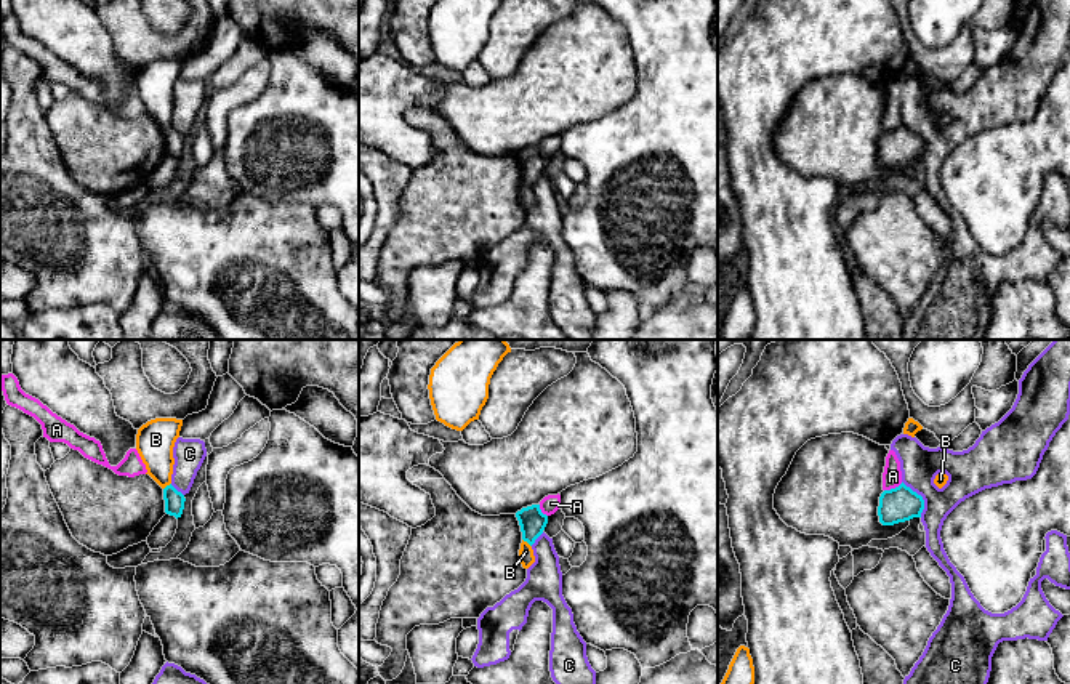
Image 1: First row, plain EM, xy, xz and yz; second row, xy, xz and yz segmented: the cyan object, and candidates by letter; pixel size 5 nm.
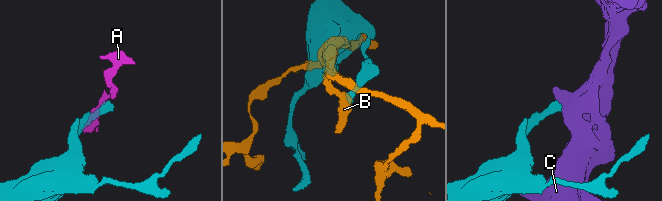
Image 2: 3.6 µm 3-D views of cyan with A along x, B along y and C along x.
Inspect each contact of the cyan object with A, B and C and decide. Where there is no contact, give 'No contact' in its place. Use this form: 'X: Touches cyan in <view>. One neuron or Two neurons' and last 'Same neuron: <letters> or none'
A: Touches cyan in yz. Two neurons
B: Touches cyan in xz. Two neurons
C: Touches cyan in yz. Two neurons
Same neuron: none

